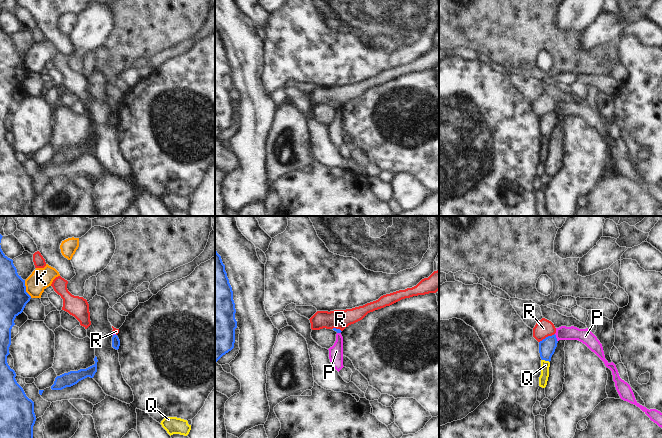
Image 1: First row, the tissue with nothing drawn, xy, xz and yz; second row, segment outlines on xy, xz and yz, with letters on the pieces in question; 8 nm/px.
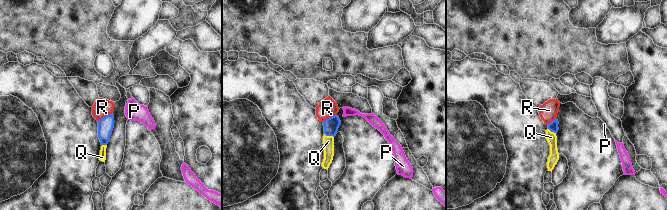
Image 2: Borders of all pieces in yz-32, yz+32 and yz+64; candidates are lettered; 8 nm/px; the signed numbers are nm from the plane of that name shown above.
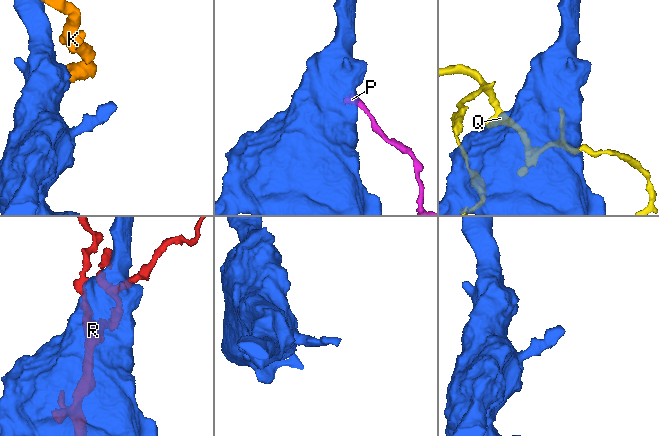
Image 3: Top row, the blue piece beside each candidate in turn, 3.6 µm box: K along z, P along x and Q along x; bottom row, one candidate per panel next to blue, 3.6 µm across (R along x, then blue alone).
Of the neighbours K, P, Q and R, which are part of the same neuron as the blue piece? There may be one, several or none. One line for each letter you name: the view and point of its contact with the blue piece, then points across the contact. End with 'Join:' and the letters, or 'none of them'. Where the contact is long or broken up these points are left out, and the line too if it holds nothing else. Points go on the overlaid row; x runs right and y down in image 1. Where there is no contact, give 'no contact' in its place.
Join: none of them

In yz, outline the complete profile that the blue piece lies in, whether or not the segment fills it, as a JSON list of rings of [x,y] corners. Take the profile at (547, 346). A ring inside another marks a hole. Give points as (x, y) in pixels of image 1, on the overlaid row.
[[[556,335],[548,336],[539,342],[539,353],[542,360],[551,361],[551,357],[557,347]]]

